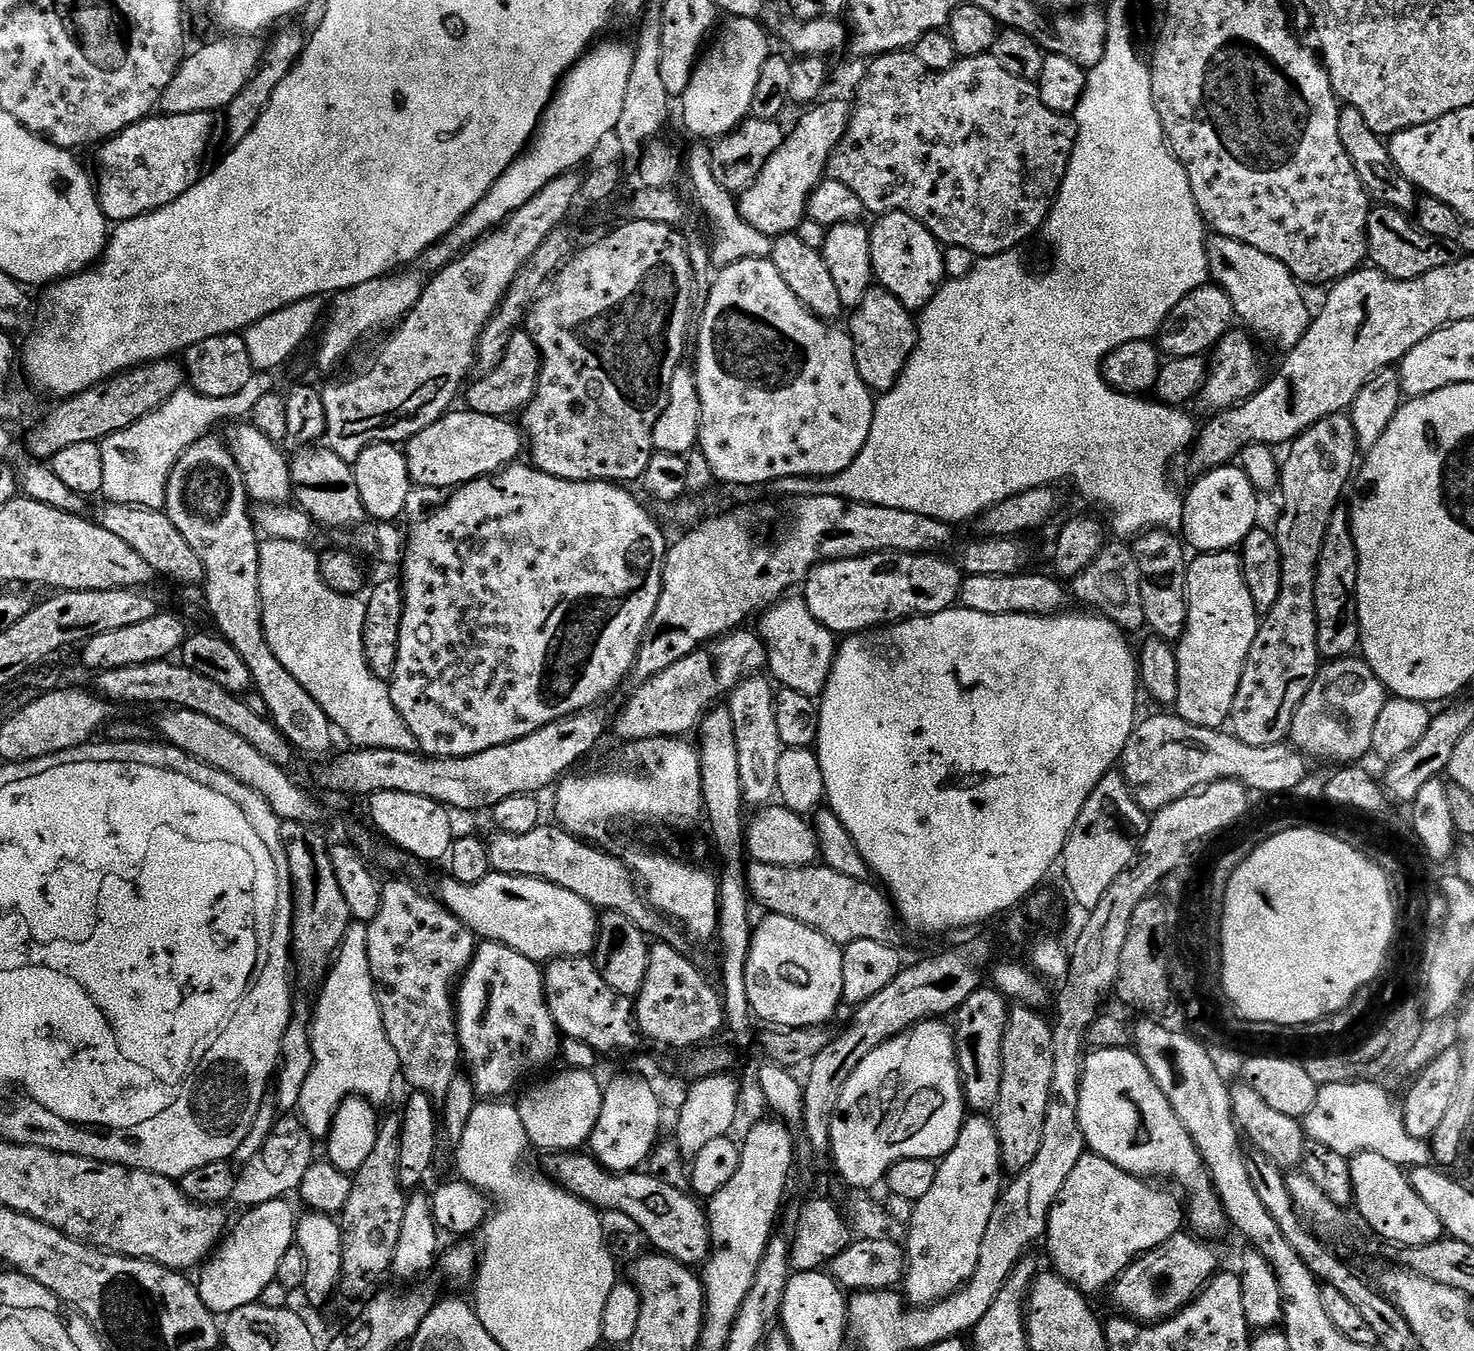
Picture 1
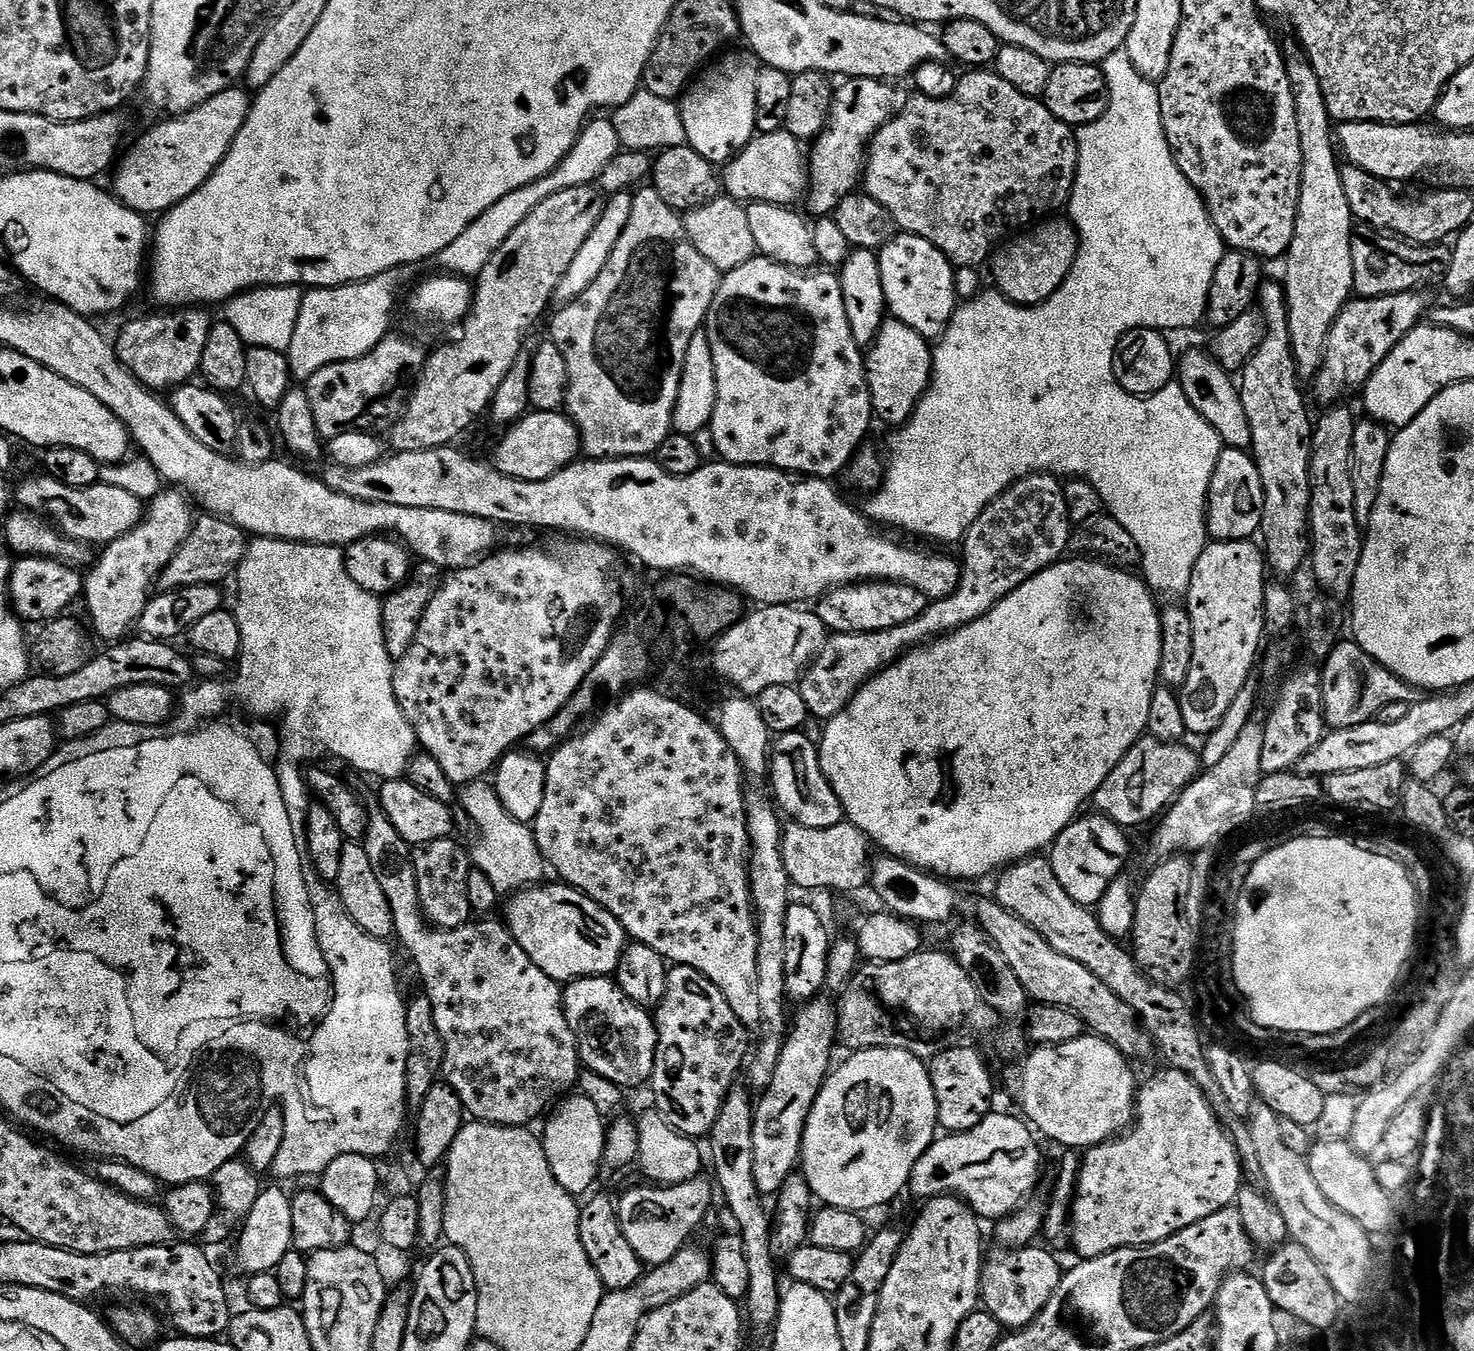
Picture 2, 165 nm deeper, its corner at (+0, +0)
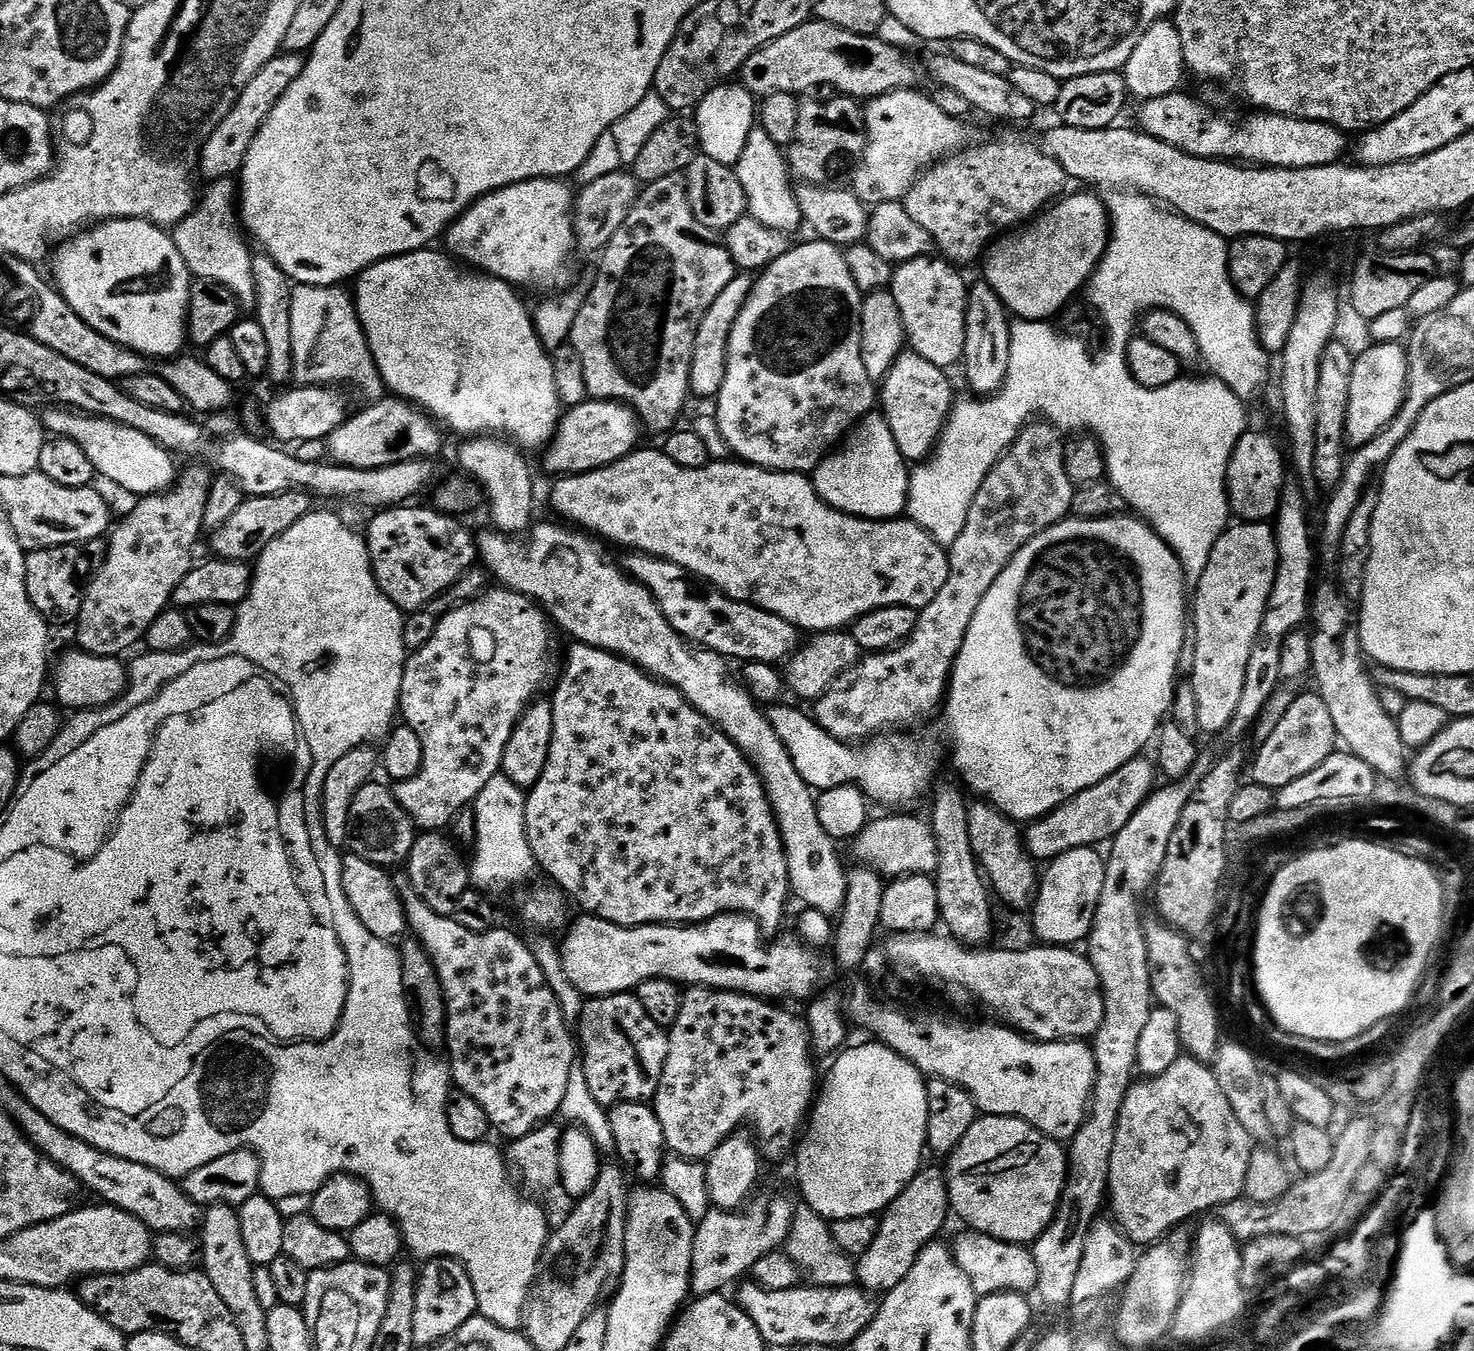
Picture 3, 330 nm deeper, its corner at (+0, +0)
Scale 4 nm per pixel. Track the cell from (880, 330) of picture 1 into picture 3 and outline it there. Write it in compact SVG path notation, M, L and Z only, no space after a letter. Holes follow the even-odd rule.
M905 350L898 354L894 366L890 366L879 385L879 411L894 433L894 442L898 442L898 450L902 450L904 460L923 462L932 455L936 441L940 439L940 431L952 413L954 395L948 376L945 369L934 366L934 362L926 362L922 354Z

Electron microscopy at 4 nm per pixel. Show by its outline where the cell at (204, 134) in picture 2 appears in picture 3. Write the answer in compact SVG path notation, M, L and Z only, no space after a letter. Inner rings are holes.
M284 52L270 62L266 62L266 66L262 66L262 70L258 70L254 78L250 78L250 82L241 90L240 97L234 102L230 114L222 118L222 122L214 130L214 134L210 134L210 138L204 144L204 149L200 151L198 172L199 175L205 176L205 181L227 180L235 177L244 167L244 159L258 130L266 122L270 110L274 110L274 106L282 98L282 94L290 90L294 78L302 74L304 62L303 55Z

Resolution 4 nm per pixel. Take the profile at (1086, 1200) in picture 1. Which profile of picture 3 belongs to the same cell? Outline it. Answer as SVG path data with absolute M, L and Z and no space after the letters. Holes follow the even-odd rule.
M1184 1054L1176 1060L1165 1073L1151 1078L1141 1079L1133 1083L1132 1089L1126 1094L1126 1102L1122 1102L1122 1114L1118 1118L1118 1130L1114 1134L1114 1154L1110 1154L1110 1178L1108 1179L1108 1195L1110 1208L1115 1223L1123 1229L1125 1235L1136 1246L1151 1246L1167 1237L1168 1233L1179 1229L1183 1220L1196 1216L1199 1212L1208 1212L1219 1209L1221 1204L1231 1200L1239 1200L1244 1196L1244 1183L1246 1182L1246 1169L1250 1166L1250 1154L1254 1141L1250 1134L1246 1134L1246 1126L1234 1118L1234 1110L1230 1110L1230 1102L1226 1102L1226 1094L1222 1094L1222 1086L1218 1086L1215 1071L1205 1061L1195 1060L1193 1056Z

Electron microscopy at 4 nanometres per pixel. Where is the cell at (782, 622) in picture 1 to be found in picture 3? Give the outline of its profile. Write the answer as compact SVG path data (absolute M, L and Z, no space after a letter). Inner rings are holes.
M1029 422L1018 434L1018 438L1004 451L1004 457L986 474L986 482L982 482L982 490L974 494L974 502L970 506L970 514L966 514L966 526L962 526L962 534L958 534L958 542L947 549L948 577L946 586L938 590L934 602L919 609L914 630L905 643L889 648L887 652L874 652L865 655L854 665L847 668L814 701L814 719L826 734L836 740L845 742L863 742L885 730L892 730L895 724L920 724L932 711L941 707L950 684L952 665L962 650L962 642L968 633L970 622L982 602L982 598L994 586L998 574L1042 530L1046 530L1059 520L1069 519L1072 510L1072 499L1076 488L1070 482L1070 474L1066 474L1064 461L1065 437L1059 428L1047 422Z

